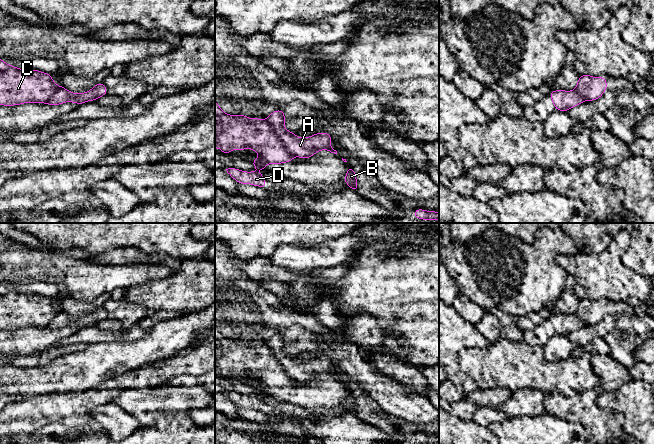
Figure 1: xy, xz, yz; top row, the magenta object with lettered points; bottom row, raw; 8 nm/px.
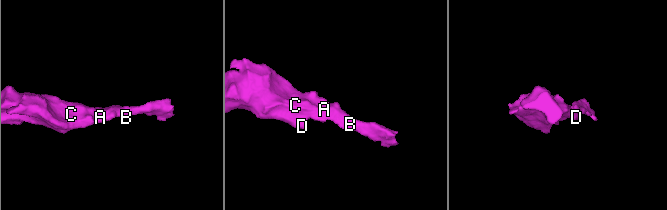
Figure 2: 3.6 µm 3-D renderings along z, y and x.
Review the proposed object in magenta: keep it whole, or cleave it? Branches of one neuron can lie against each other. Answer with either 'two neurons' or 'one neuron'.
two neurons

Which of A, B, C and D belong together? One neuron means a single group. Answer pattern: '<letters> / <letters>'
A B / C D

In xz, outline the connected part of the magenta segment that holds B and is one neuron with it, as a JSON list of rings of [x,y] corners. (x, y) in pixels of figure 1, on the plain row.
[[[351,390],[348,391],[347,397],[344,401],[344,406],[351,412],[351,414],[357,415],[358,406],[356,403],[356,397]]]

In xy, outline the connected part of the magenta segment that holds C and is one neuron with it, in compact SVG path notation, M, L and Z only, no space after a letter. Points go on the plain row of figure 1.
M0 283L0 329L45 328L62 311L48 297L19 293Z

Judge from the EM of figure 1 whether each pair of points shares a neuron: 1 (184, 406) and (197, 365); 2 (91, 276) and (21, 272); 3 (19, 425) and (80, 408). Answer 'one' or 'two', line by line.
1: two
2: one
3: one

